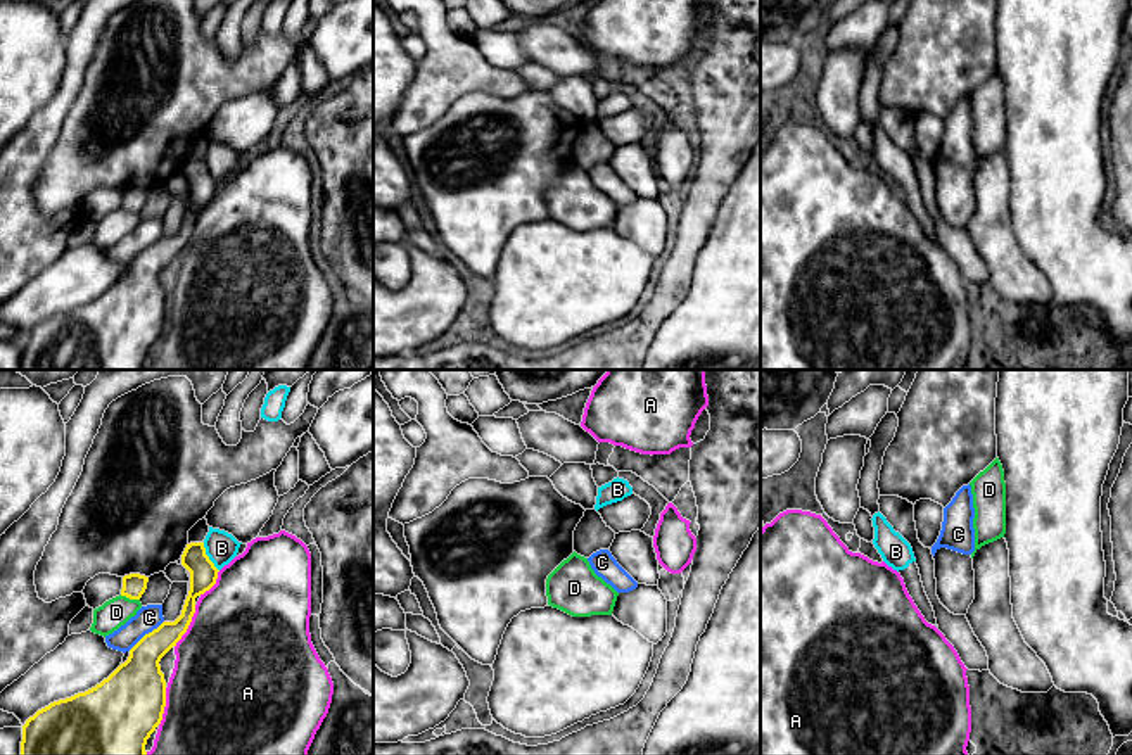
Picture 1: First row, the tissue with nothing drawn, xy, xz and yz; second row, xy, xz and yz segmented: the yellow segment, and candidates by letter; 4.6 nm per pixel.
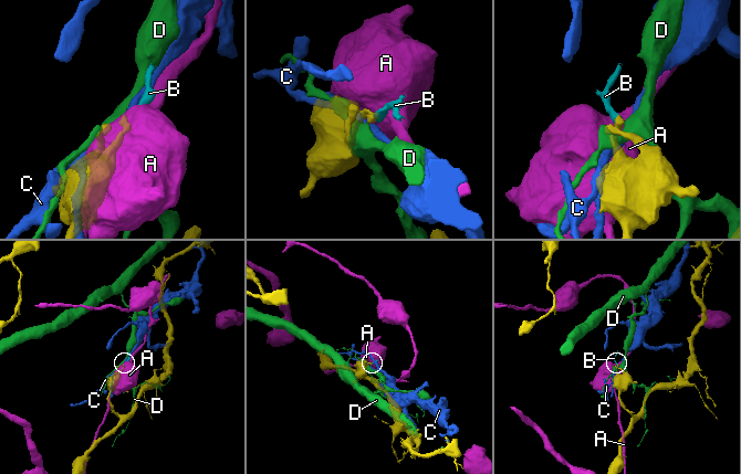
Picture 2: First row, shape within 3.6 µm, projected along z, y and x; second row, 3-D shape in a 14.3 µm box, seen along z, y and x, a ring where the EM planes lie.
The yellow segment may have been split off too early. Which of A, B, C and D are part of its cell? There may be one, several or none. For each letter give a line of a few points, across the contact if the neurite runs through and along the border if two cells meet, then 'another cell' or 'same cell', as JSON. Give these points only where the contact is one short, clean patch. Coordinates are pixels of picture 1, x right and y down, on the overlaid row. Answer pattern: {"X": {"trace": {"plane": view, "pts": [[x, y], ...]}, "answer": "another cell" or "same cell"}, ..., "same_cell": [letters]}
{"A": {"answer": "another cell"}, "B": {"trace": {"plane": "xy", "pts": [[203, 543], [204, 553], [218, 571]]}, "answer": "another cell"}, "C": {"answer": "another cell"}, "D": {"answer": "another cell"}, "same_cell": []}

